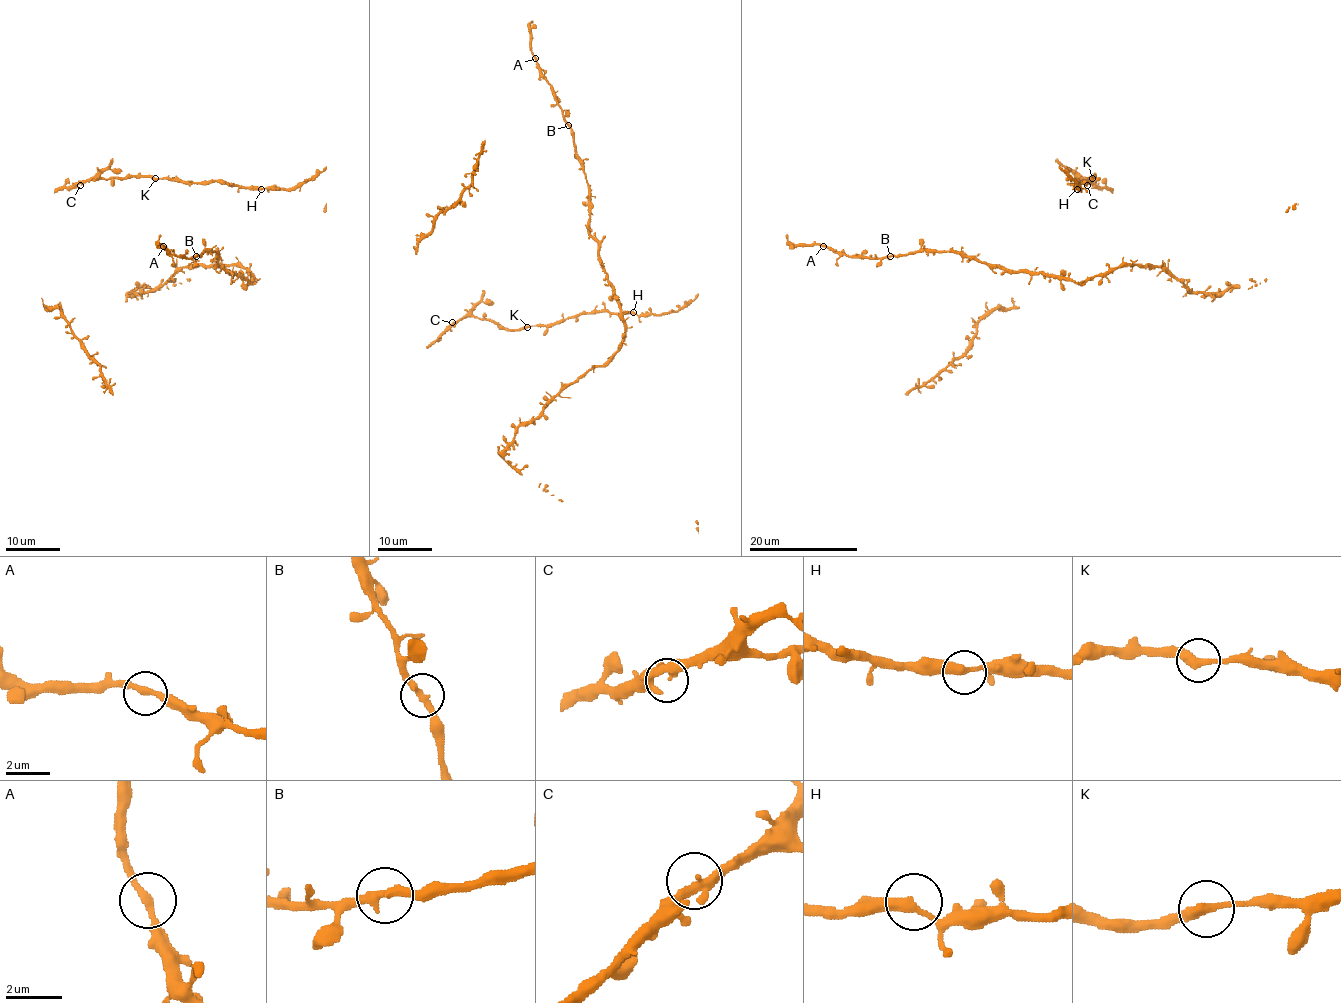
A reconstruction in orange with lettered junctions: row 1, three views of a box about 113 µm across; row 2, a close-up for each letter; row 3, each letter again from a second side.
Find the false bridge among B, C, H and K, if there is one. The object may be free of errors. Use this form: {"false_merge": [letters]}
{"false_merge": []}

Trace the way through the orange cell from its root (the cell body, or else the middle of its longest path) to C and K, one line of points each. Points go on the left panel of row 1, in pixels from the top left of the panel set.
C: (260, 188), (153, 177), (90, 177), (80, 185)
K: (260, 188), (229, 186), (215, 181), (184, 182), (173, 178), (155, 178)

